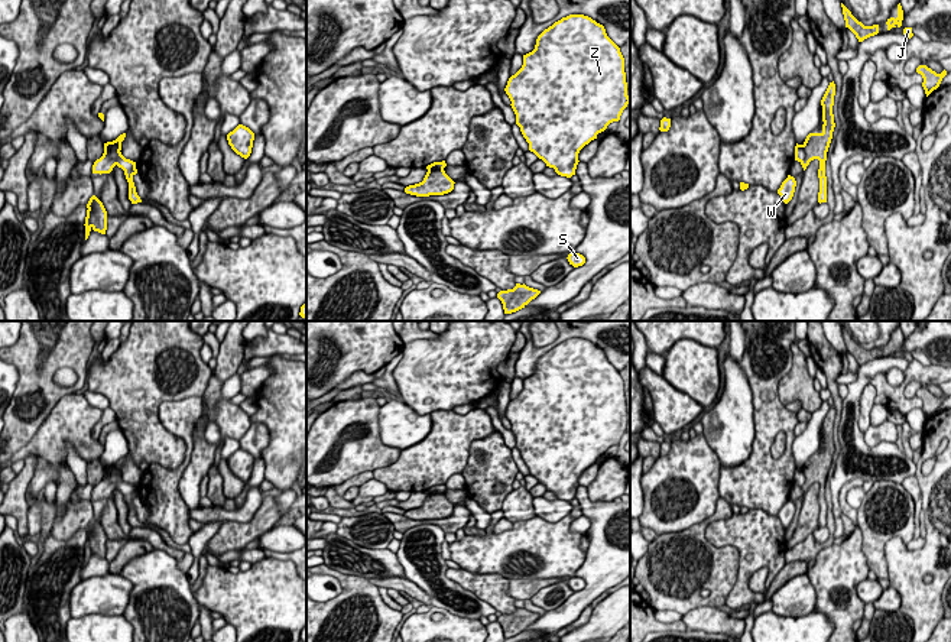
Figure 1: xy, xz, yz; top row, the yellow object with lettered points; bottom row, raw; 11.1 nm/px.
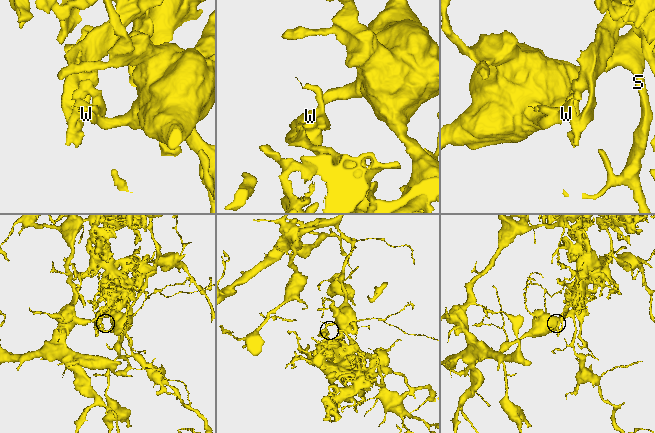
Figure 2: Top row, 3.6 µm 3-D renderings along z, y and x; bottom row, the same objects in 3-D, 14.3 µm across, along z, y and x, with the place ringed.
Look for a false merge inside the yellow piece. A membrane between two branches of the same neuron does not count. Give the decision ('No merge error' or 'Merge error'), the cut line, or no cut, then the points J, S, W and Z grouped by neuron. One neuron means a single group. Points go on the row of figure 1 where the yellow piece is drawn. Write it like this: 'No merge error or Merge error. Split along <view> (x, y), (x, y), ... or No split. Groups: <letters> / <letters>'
Merge error. Split along xy (110, 149), (109, 155), (116, 164). Groups: J / S W Z

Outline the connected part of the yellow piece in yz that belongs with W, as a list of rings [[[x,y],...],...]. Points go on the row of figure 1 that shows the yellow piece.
[[[788,175],[788,178],[782,182],[780,188],[778,189],[778,194],[780,195],[780,200],[788,204],[795,192],[796,181],[793,176]]]

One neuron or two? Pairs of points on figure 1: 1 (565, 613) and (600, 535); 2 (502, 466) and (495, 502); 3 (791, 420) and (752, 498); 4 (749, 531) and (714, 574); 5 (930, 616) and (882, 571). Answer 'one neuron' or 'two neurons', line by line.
1: one neuron
2: one neuron
3: one neuron
4: two neurons
5: two neurons

